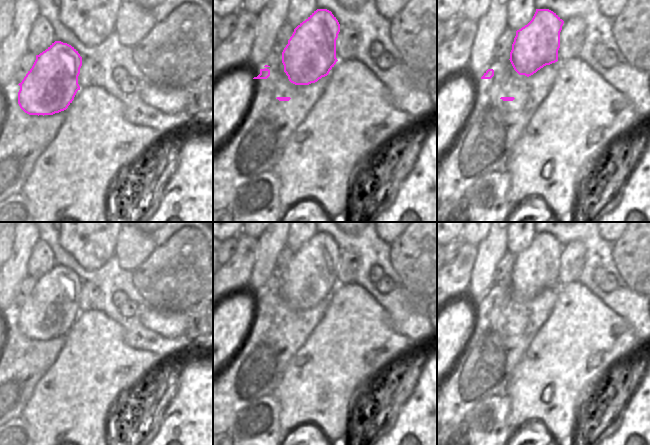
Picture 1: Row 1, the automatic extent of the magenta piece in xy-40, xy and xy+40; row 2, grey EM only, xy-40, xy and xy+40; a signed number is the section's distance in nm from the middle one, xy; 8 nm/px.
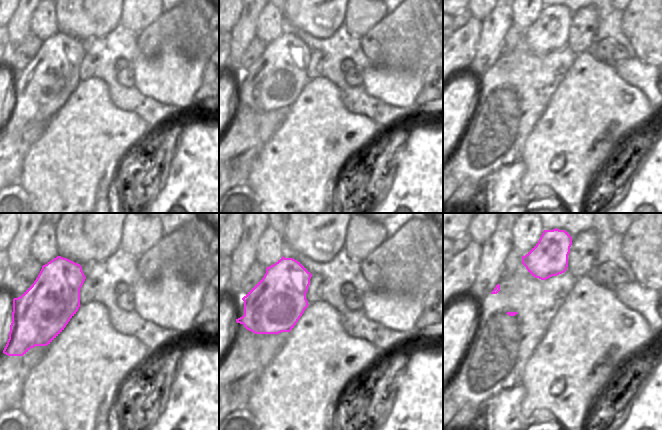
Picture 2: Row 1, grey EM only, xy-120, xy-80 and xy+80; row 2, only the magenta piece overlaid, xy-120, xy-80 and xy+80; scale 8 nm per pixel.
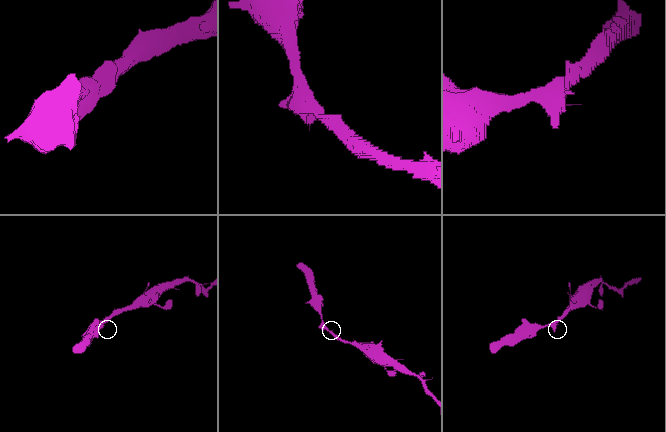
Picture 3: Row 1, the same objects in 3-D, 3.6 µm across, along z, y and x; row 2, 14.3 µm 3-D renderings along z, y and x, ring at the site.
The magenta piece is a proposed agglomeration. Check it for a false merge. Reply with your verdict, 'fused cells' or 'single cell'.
single cell

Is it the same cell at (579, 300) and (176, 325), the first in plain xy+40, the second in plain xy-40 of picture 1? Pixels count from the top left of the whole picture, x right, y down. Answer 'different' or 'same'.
different

